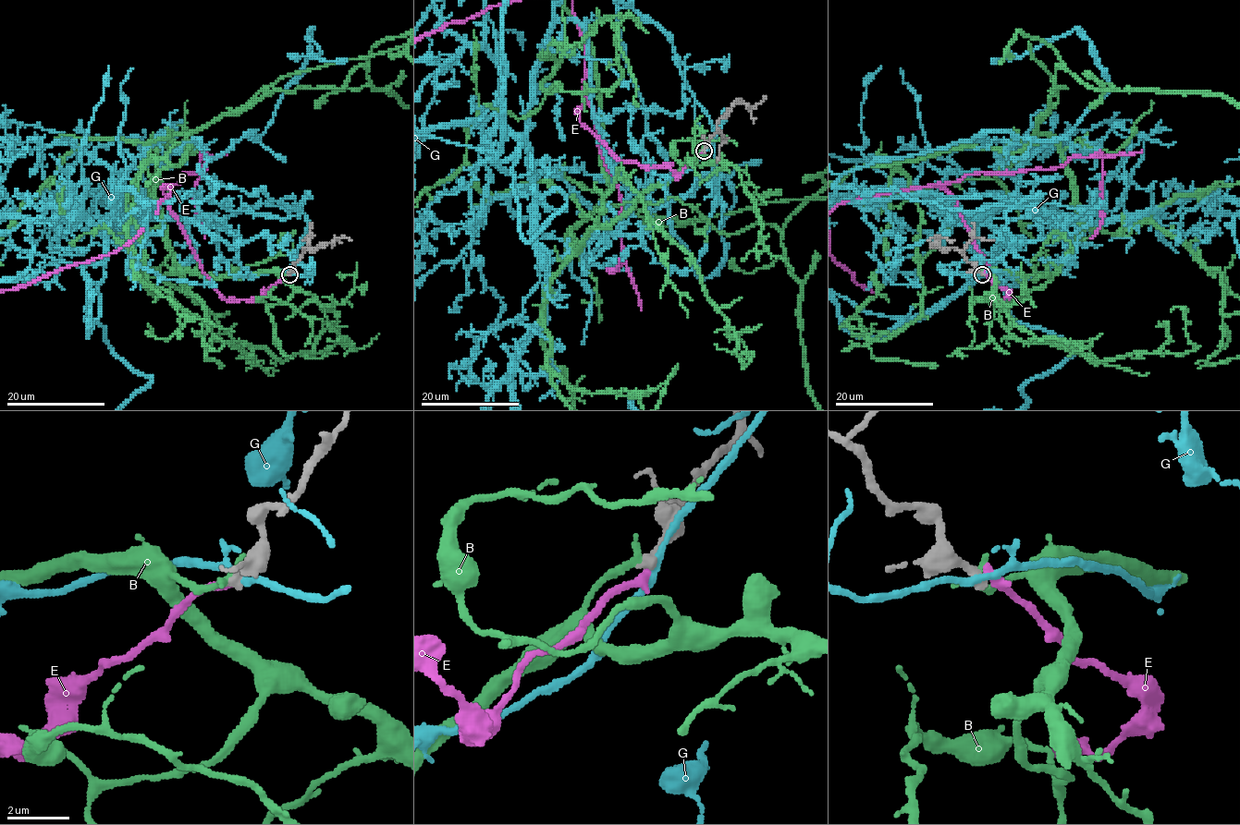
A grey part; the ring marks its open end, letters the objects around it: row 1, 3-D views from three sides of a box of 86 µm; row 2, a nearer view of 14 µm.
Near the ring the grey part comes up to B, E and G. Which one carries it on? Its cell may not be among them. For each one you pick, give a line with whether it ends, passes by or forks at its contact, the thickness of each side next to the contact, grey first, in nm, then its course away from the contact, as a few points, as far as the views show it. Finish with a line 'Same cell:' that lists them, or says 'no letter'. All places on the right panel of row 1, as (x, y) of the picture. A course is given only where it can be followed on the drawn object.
Same cell: no letter

